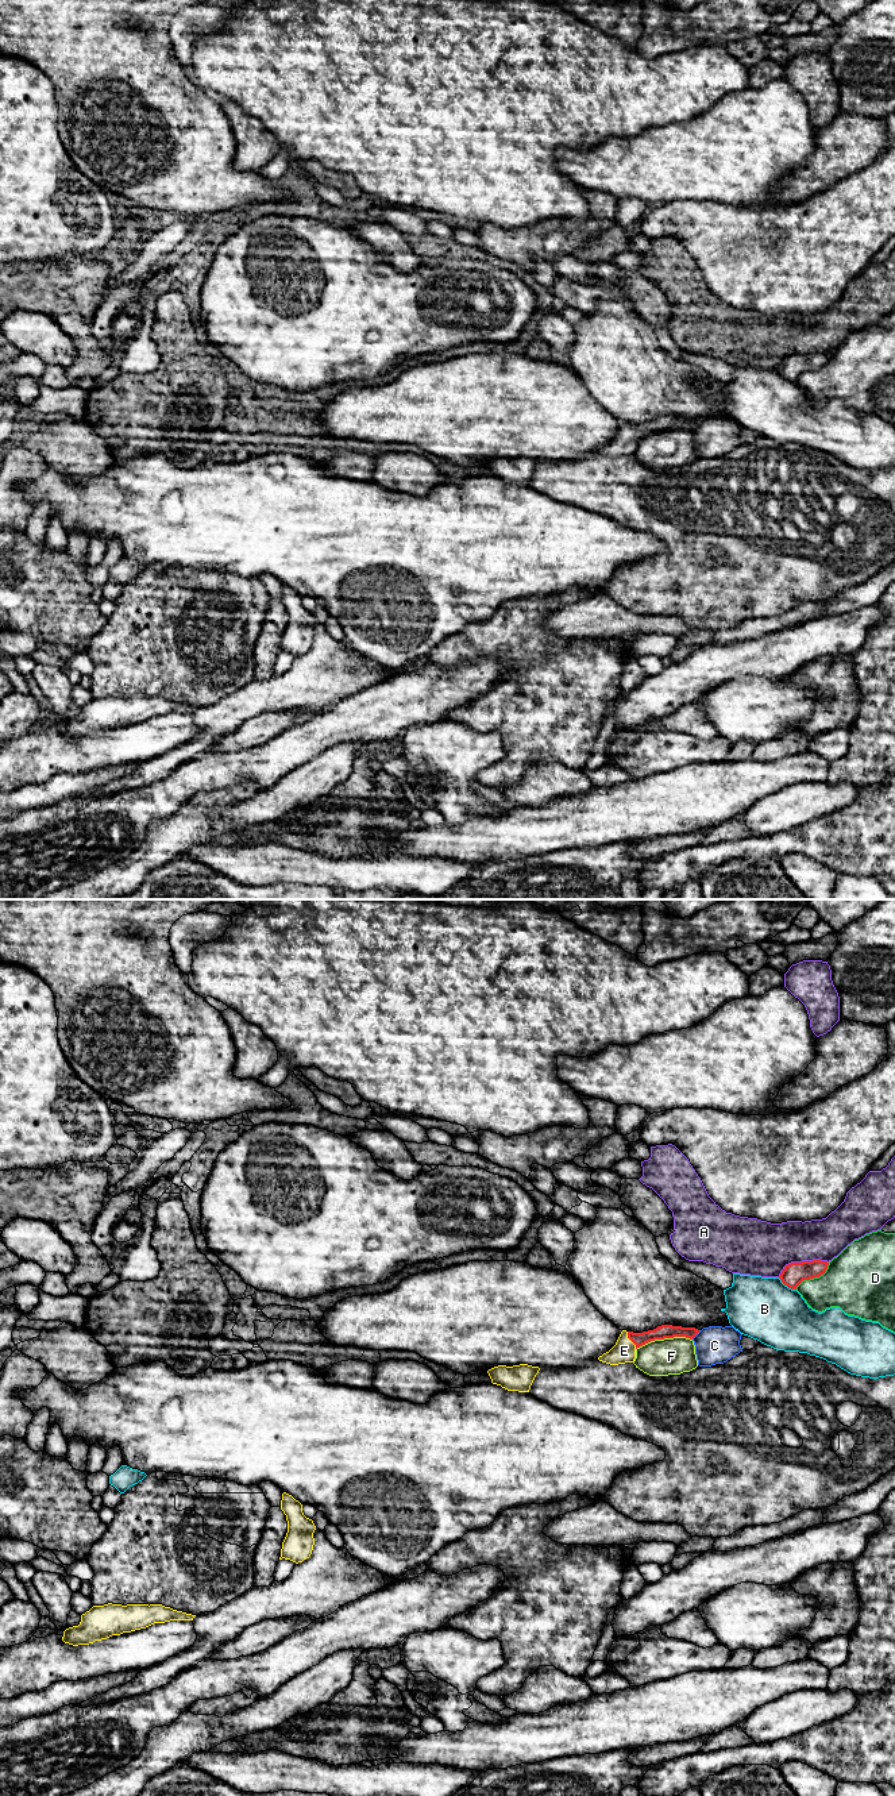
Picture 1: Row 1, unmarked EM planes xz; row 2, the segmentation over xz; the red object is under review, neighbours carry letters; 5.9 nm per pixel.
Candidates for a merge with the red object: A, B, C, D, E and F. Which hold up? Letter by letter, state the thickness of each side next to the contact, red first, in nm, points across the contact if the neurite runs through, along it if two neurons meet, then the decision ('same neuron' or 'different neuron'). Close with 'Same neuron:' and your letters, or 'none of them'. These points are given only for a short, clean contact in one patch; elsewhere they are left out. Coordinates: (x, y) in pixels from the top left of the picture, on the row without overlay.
A: calibres 140 and 320 nm; different neuron
B: calibres 140 and 380 nm; different neuron
C: calibres 80 and 220 nm; different neuron
D: calibres 140 and 380 nm; different neuron
E: calibres 80 and 140 nm; way xz (662, 424), (631, 432), (624, 443); same neuron
F: calibres 80 and 220 nm; different neuron
Same neuron: E

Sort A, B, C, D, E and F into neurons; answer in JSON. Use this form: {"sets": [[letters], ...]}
{"sets": [["A"], ["B"], ["C"], ["D"], ["E"], ["F"]]}

